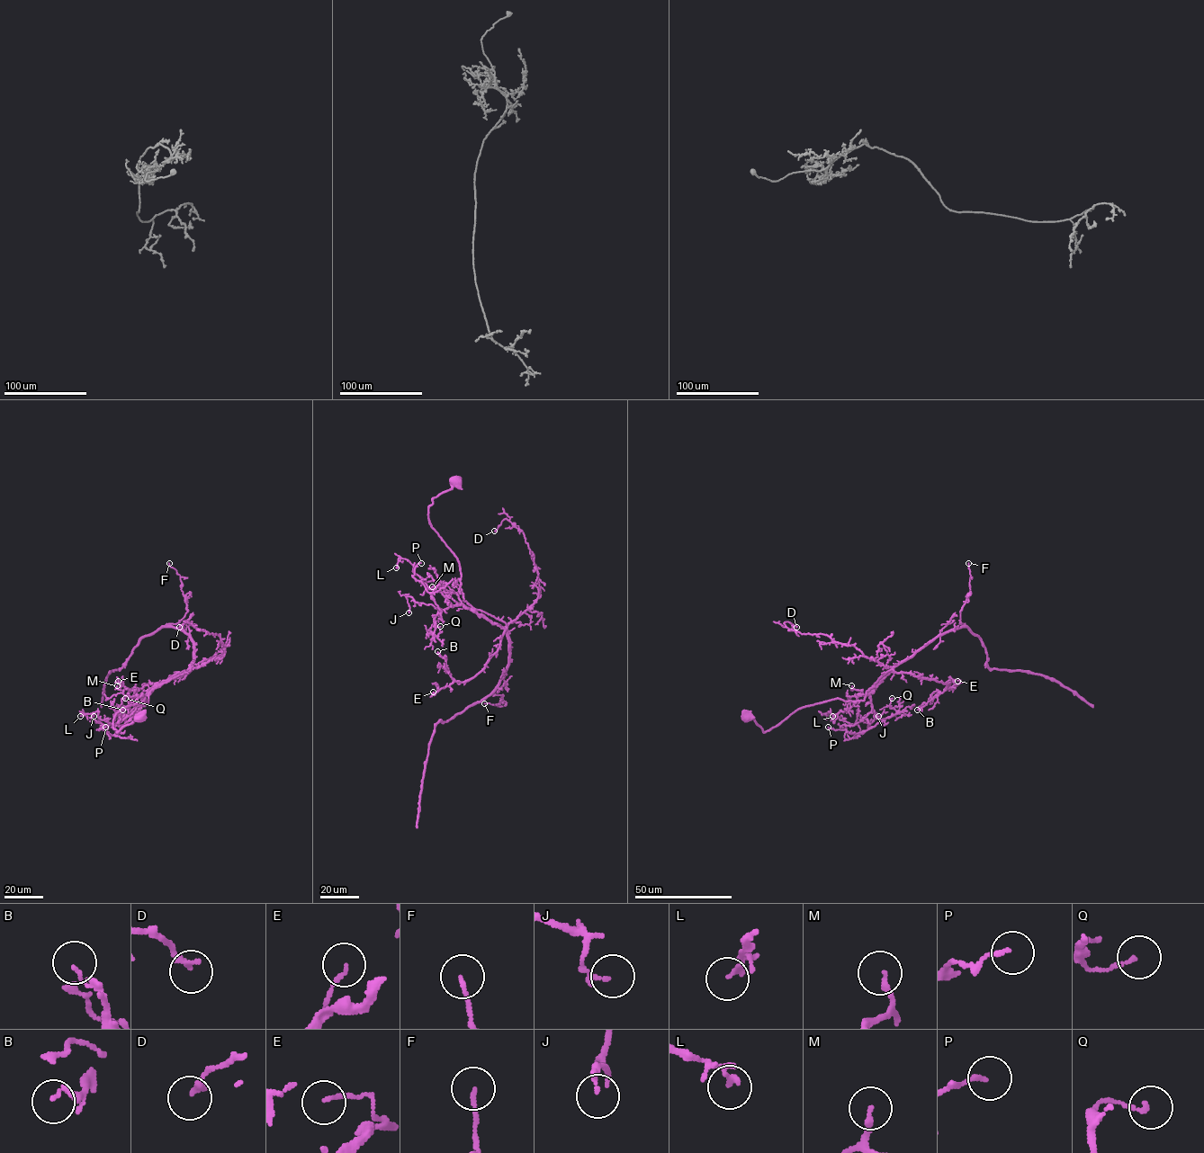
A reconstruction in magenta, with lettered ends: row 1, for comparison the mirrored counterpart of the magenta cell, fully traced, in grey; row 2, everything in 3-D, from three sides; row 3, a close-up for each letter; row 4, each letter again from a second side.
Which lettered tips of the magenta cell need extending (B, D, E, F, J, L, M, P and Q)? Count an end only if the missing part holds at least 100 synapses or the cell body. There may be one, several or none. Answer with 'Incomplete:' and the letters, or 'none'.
Incomplete: none

